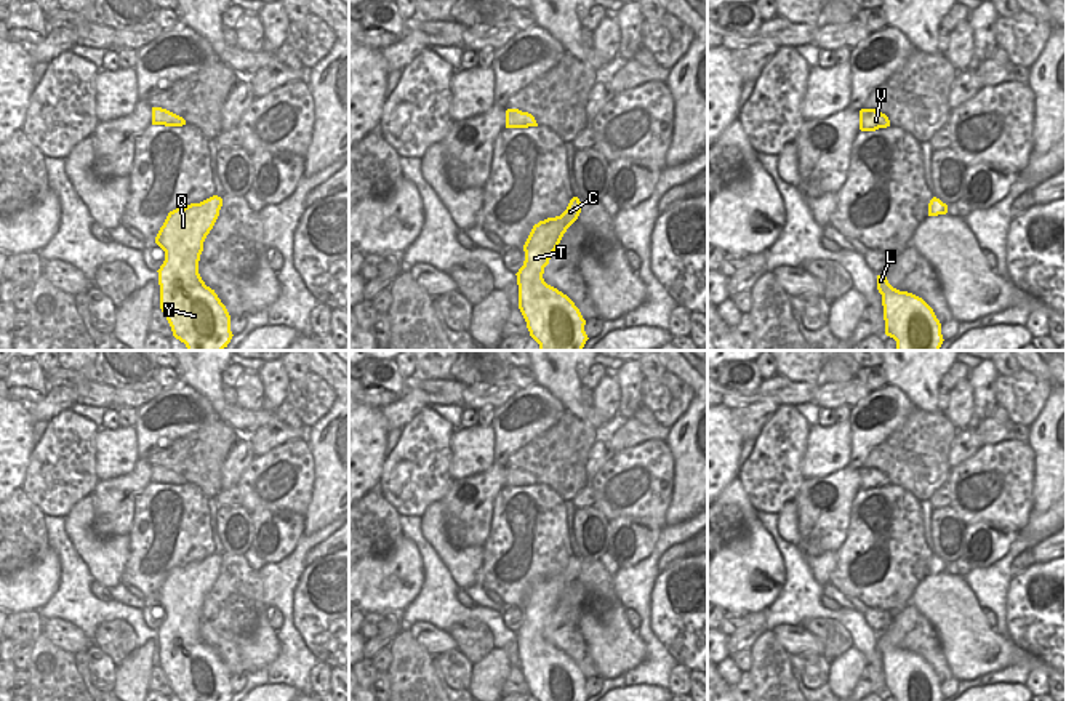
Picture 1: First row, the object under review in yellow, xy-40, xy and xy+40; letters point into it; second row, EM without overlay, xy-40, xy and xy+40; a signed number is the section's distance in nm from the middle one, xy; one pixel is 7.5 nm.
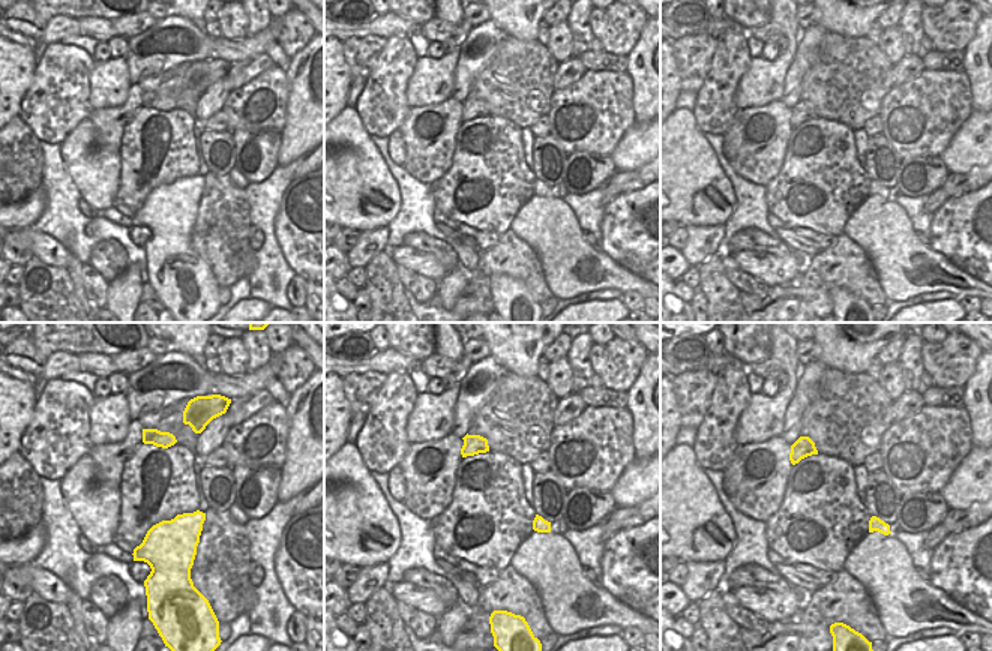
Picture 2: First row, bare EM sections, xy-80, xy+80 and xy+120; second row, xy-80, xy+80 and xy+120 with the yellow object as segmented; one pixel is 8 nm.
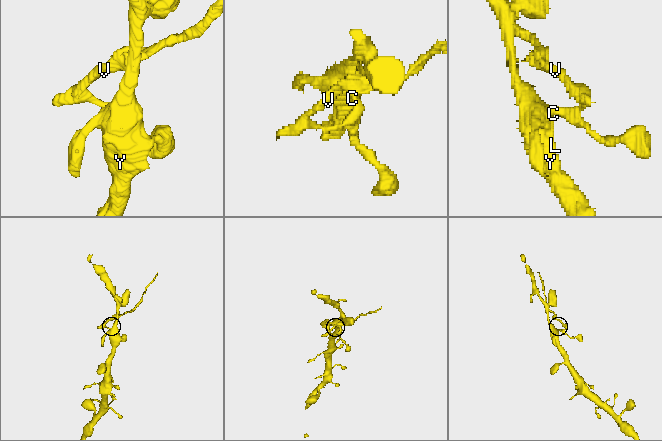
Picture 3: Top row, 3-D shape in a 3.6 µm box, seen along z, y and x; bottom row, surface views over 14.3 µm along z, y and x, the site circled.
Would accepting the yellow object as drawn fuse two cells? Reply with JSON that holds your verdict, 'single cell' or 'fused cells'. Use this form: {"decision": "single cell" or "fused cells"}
{"decision": "fused cells"}

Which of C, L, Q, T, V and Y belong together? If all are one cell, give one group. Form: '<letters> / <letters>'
C L Q T Y / V

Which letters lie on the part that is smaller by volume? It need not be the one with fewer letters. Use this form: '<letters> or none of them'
V

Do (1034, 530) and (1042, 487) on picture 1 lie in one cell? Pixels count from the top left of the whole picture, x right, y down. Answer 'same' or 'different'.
different

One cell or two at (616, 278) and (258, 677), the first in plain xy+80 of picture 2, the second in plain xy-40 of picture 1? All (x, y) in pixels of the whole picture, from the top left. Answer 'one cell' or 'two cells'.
two cells

